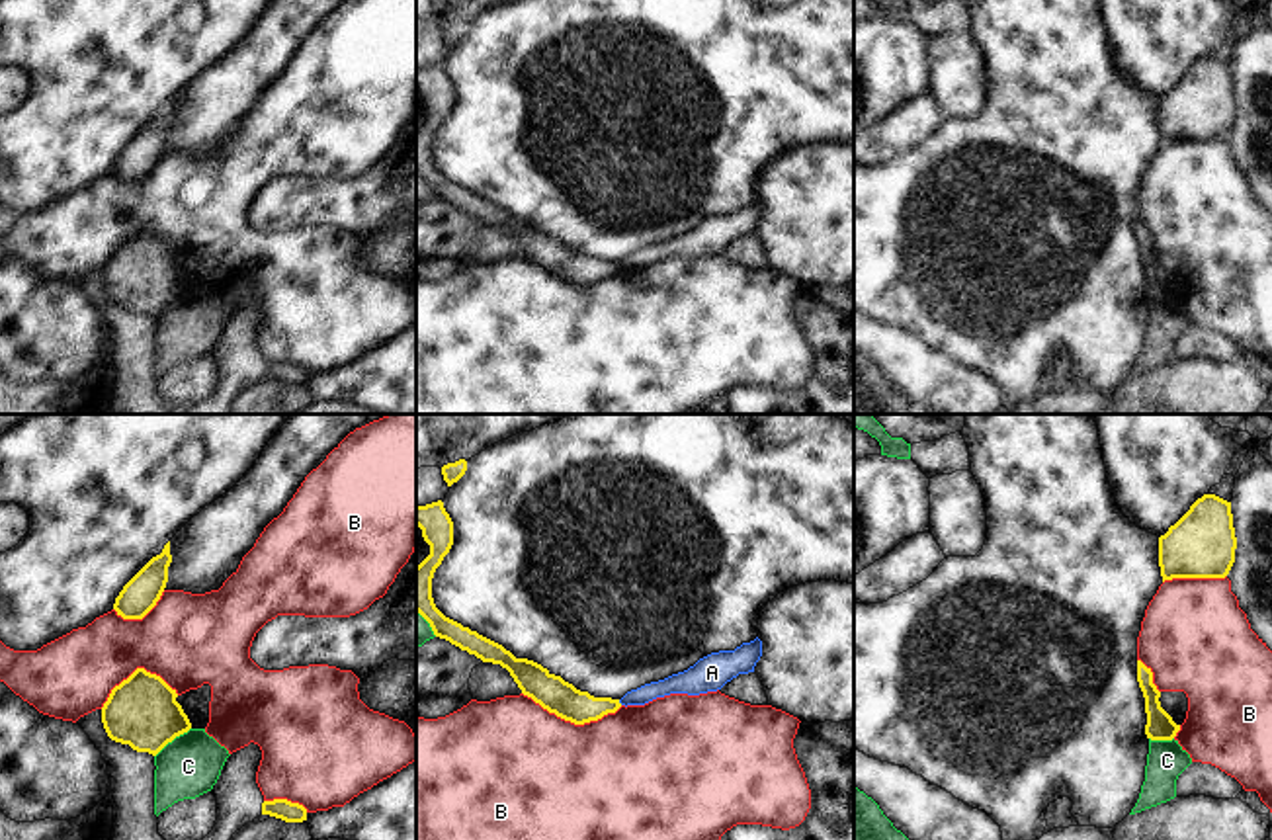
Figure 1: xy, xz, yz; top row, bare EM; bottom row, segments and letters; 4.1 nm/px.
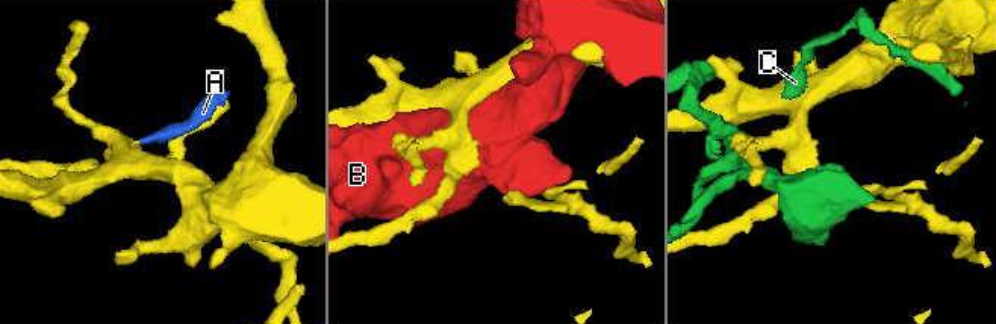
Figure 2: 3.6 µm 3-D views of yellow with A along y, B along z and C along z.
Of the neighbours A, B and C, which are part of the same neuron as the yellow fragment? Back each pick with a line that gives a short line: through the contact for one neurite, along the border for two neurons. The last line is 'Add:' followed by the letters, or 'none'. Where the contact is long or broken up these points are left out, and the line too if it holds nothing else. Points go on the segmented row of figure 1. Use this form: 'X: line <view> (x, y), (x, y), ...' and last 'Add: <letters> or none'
Add: none

